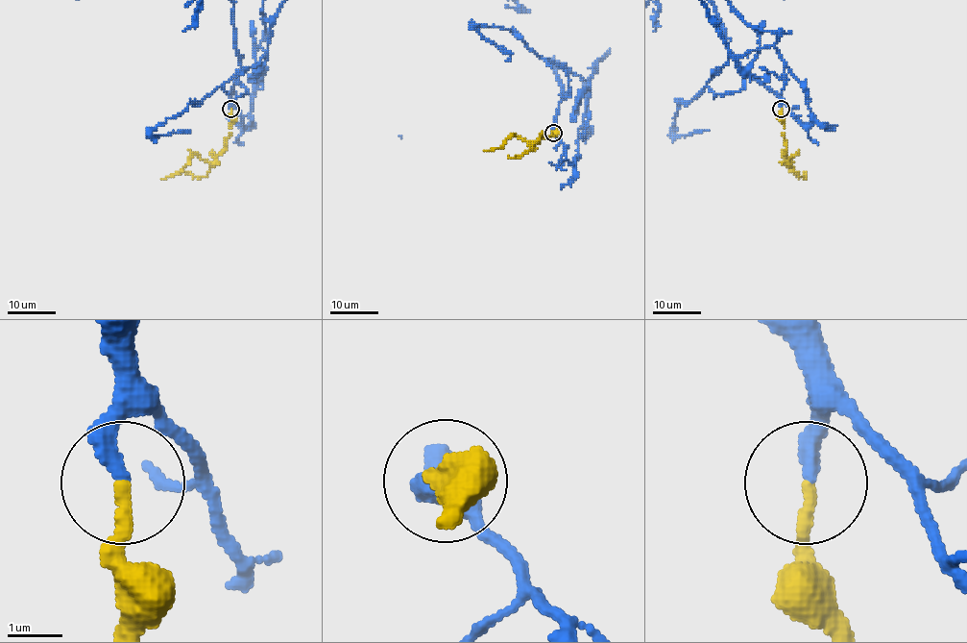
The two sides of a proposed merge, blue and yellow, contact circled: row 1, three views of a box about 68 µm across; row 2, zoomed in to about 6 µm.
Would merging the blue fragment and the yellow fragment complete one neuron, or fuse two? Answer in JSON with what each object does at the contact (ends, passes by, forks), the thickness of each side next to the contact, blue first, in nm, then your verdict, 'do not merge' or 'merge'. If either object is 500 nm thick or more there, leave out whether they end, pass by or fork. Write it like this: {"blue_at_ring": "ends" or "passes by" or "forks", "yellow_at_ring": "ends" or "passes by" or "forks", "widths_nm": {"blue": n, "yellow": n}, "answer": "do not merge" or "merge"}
{"blue_at_ring": "ends", "yellow_at_ring": "ends", "widths_nm": {"blue": 340, "yellow": 240}, "answer": "merge"}

